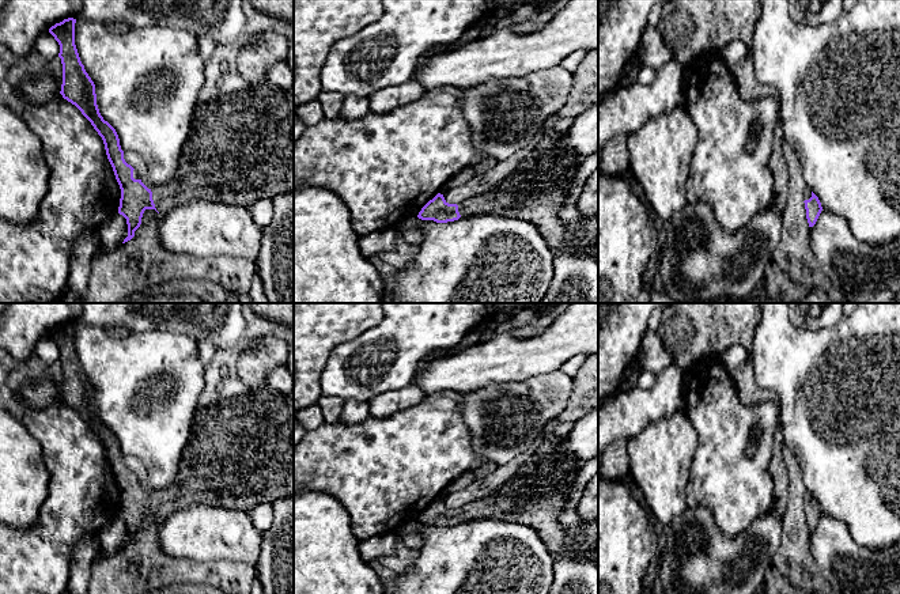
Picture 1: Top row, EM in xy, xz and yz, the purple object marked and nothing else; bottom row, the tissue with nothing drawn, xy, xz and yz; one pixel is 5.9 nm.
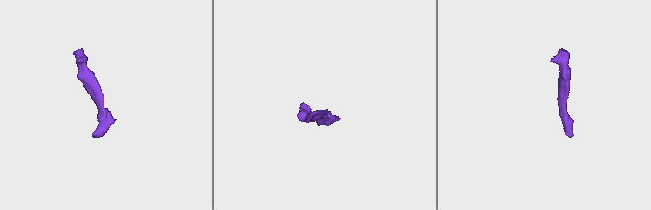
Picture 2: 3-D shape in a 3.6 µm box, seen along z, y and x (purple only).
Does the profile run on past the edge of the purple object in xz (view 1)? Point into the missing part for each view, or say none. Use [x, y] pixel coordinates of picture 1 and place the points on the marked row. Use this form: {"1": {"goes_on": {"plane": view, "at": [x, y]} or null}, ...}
{"1": {"goes_on": {"plane": "xz", "at": [548, 171]}}}

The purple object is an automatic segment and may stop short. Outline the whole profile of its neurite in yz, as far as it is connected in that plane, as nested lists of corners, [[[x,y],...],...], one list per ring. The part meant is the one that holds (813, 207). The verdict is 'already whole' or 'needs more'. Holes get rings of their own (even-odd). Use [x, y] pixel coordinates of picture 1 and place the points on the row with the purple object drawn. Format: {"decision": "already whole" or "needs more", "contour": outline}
{"decision": "needs more", "contour": [[[808,186],[803,190],[803,200],[809,227],[813,227],[823,211],[821,203]]]}

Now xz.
{"decision": "needs more", "contour": [[[552,116],[541,126],[541,139],[530,151],[525,159],[518,164],[514,173],[506,178],[500,185],[495,186],[491,192],[481,196],[468,198],[461,204],[449,204],[443,194],[438,193],[430,200],[419,212],[417,217],[421,220],[434,220],[436,223],[447,223],[458,220],[460,217],[468,217],[479,213],[498,213],[504,216],[513,216],[530,222],[536,226],[540,234],[544,237],[547,245],[553,250],[568,249],[572,253],[594,253],[598,254],[598,215],[581,216],[582,226],[579,230],[568,227],[560,217],[559,209],[561,208],[564,198],[567,197],[571,185],[574,184],[575,174],[578,171],[576,159],[568,152],[568,150],[560,145],[563,135],[570,129],[571,121],[568,117]],[[502,188],[527,188],[529,196],[518,200],[510,207],[499,207],[494,198],[495,193]]]}

